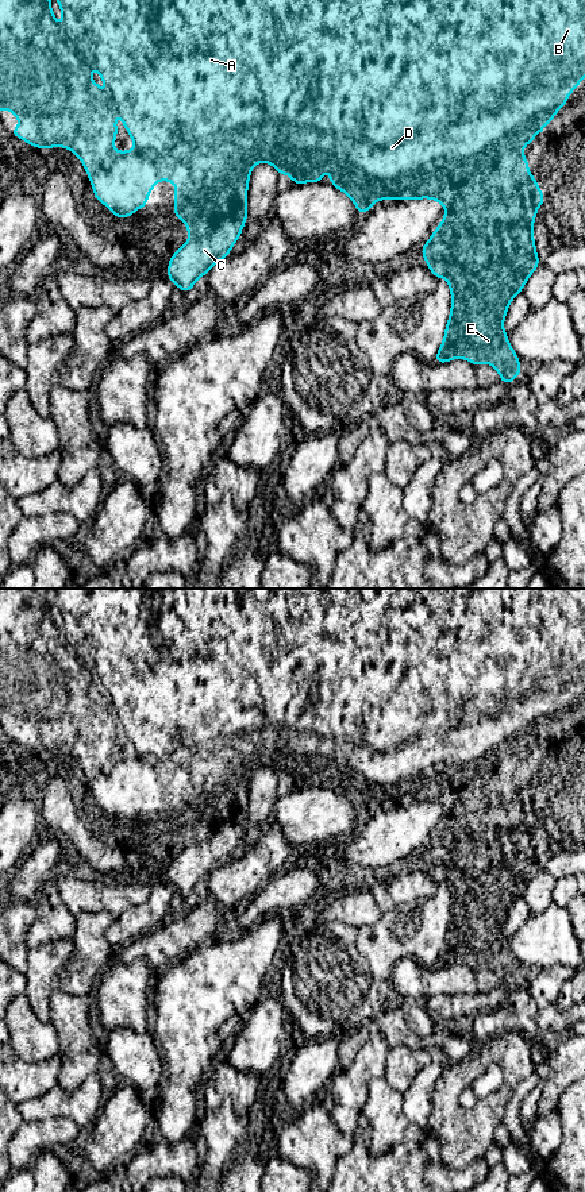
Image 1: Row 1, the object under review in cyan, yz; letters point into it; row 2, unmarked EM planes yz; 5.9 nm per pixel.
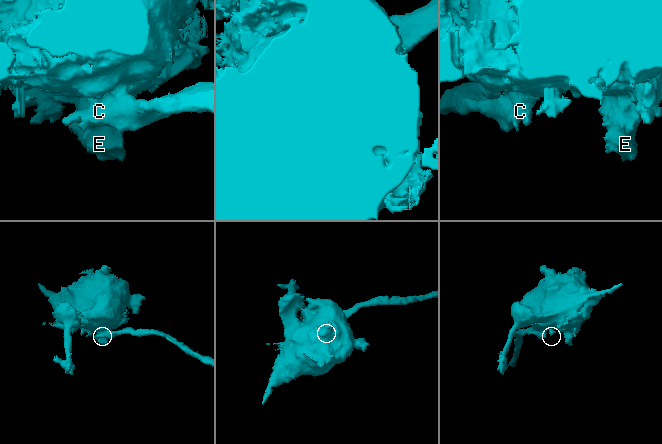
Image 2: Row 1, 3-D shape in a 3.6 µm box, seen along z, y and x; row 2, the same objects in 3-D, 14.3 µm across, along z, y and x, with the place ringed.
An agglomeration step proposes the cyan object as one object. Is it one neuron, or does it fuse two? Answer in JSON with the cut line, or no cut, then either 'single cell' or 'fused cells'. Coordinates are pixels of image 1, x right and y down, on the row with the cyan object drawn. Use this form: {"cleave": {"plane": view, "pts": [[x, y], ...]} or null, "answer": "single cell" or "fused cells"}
{"cleave": {"plane": "yz", "pts": [[241, 227], [233, 220], [222, 220], [208, 232], [189, 239]]}, "answer": "fused cells"}

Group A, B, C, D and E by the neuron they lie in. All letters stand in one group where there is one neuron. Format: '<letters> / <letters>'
A B D E / C

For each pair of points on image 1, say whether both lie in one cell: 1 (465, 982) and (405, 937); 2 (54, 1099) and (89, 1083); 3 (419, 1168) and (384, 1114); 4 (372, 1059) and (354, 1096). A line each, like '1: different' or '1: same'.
1: different
2: same
3: different
4: same

